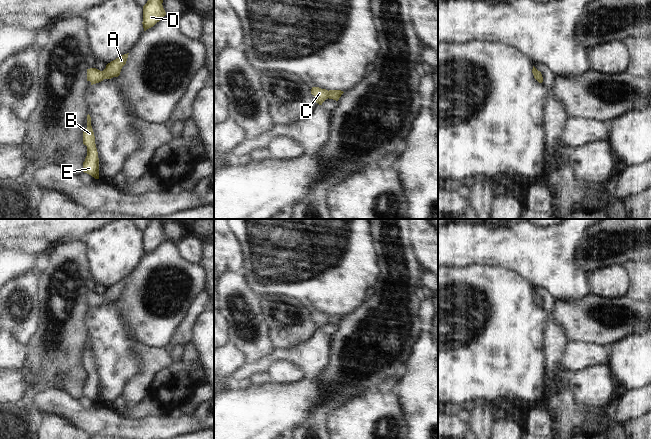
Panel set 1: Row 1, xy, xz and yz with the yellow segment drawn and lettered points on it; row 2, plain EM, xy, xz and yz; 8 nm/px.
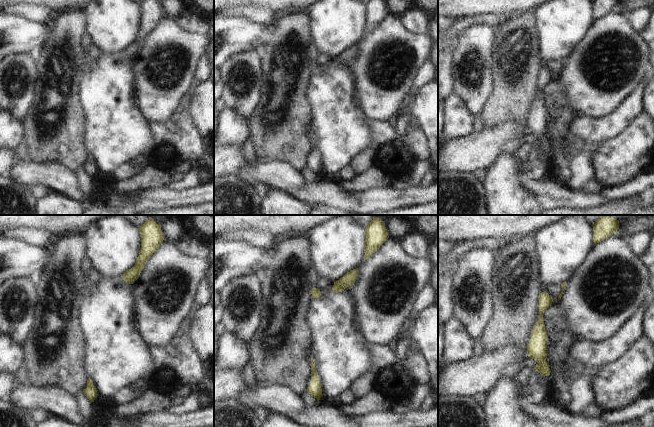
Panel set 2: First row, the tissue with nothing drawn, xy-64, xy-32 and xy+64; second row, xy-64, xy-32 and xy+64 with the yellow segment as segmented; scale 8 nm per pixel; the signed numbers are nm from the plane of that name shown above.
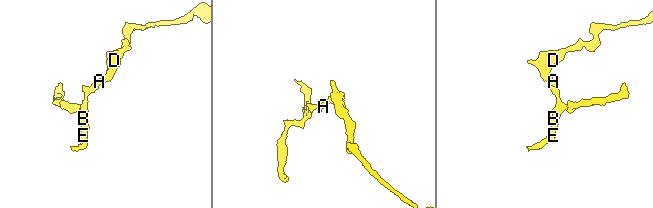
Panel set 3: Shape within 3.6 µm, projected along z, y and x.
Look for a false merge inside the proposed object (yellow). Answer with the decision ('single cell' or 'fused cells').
single cell

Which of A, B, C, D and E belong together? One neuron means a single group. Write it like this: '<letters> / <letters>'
A B C D E

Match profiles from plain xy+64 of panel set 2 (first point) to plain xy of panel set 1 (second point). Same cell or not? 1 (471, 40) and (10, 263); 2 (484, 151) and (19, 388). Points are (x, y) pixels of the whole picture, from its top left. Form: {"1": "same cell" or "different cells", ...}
{"1": "different cells", "2": "same cell"}

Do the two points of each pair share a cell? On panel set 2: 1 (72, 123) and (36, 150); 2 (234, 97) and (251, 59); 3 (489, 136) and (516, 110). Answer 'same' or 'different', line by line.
1: same
2: same
3: different

